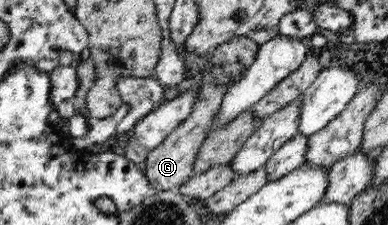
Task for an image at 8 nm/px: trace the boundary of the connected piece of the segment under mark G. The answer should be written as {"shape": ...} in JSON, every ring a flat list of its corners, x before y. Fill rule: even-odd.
{"shape":[[234,35,226,43,220,43,212,51,210,70,205,73,202,79,202,85,199,87,199,100,191,111,192,115,164,138,162,144,147,153,143,171,154,193,177,190,180,185,183,185,192,177,198,151,209,134,209,128,212,126,215,116,218,114,224,93,229,87,232,87,234,82,240,81,240,78,248,71,252,62,256,59,258,48,259,44,252,39,242,35]]}

